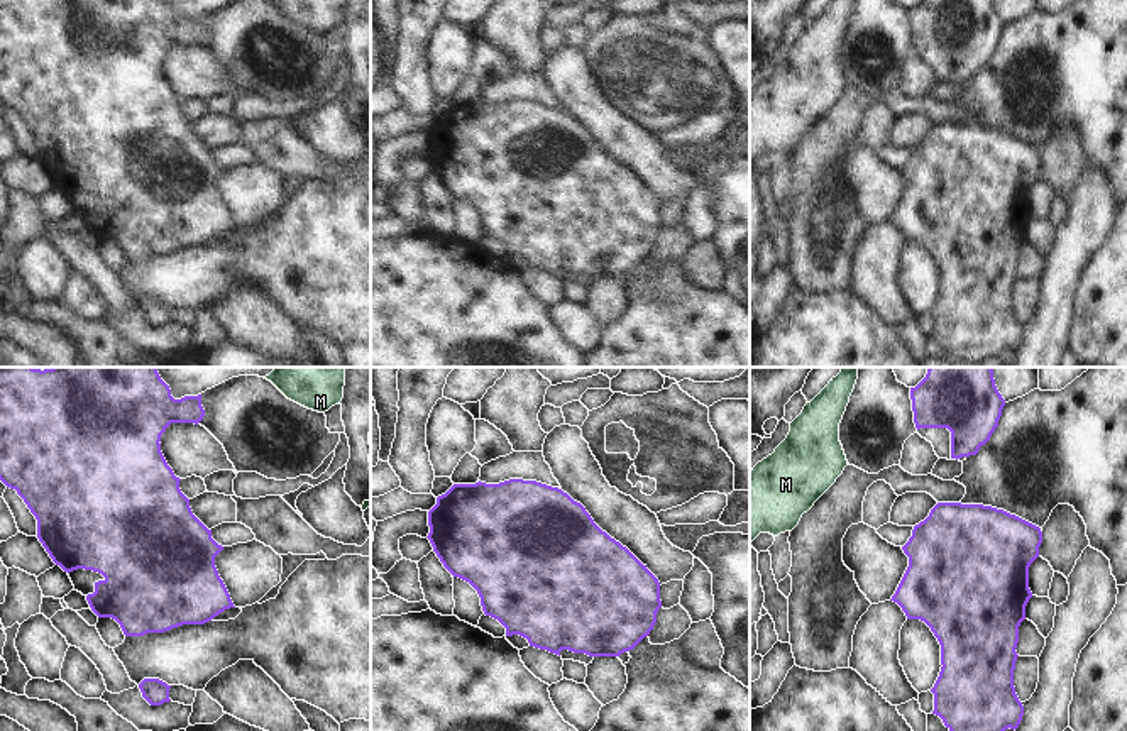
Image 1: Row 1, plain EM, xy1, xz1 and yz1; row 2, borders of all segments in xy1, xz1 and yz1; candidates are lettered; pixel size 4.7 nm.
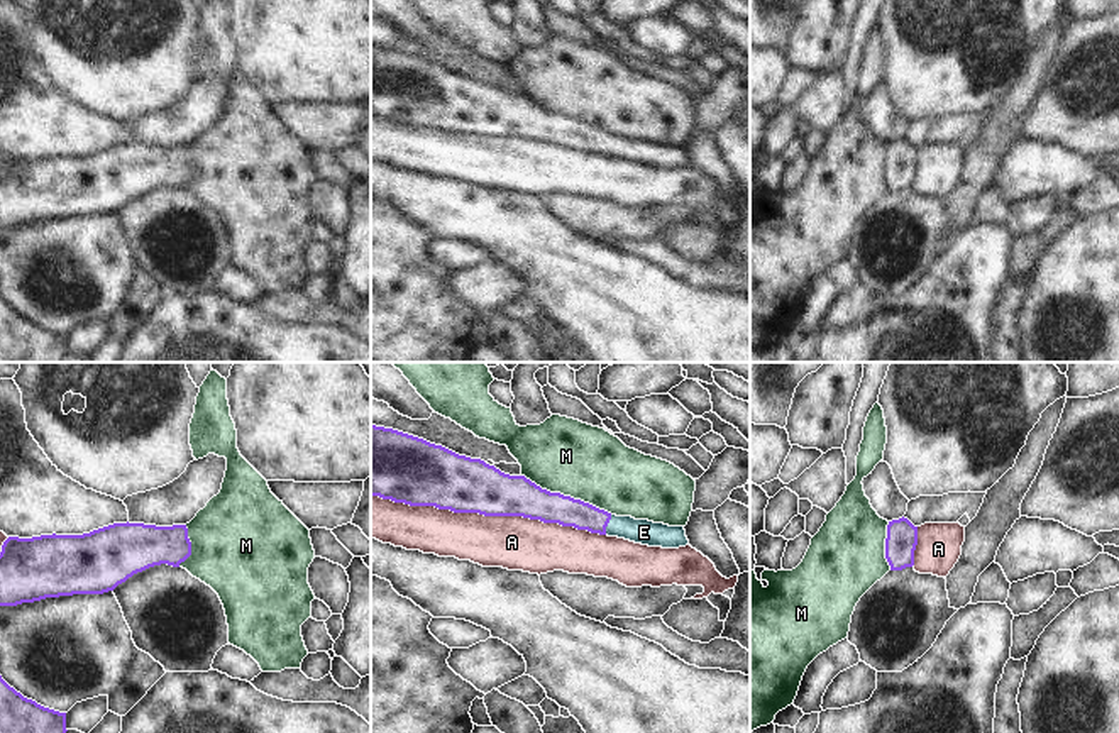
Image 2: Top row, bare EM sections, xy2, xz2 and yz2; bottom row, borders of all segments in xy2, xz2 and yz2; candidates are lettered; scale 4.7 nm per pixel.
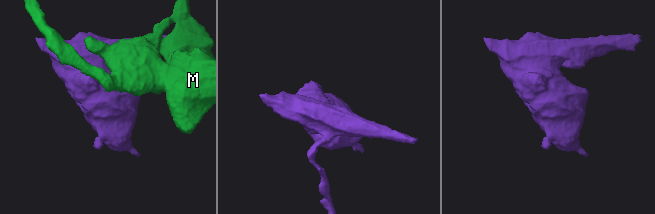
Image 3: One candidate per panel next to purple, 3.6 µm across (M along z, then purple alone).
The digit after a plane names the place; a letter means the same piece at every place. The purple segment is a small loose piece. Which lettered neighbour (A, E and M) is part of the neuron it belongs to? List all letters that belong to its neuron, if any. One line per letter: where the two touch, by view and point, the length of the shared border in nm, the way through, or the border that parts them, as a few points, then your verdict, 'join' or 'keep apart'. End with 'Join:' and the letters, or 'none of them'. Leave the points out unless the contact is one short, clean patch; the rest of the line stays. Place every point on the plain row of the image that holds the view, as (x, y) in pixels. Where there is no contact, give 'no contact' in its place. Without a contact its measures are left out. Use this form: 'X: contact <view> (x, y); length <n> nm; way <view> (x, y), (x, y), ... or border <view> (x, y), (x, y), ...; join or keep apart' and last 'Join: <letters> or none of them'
A: contact xz2 (488, 136); length 1150 nm; keep apart
E: contact xz2 (606, 146); length 100 nm; way xz2 (557, 129), (606, 146), (644, 153); join
M: contact xz2 (567, 117); length 480 nm; keep apart
Join: E

